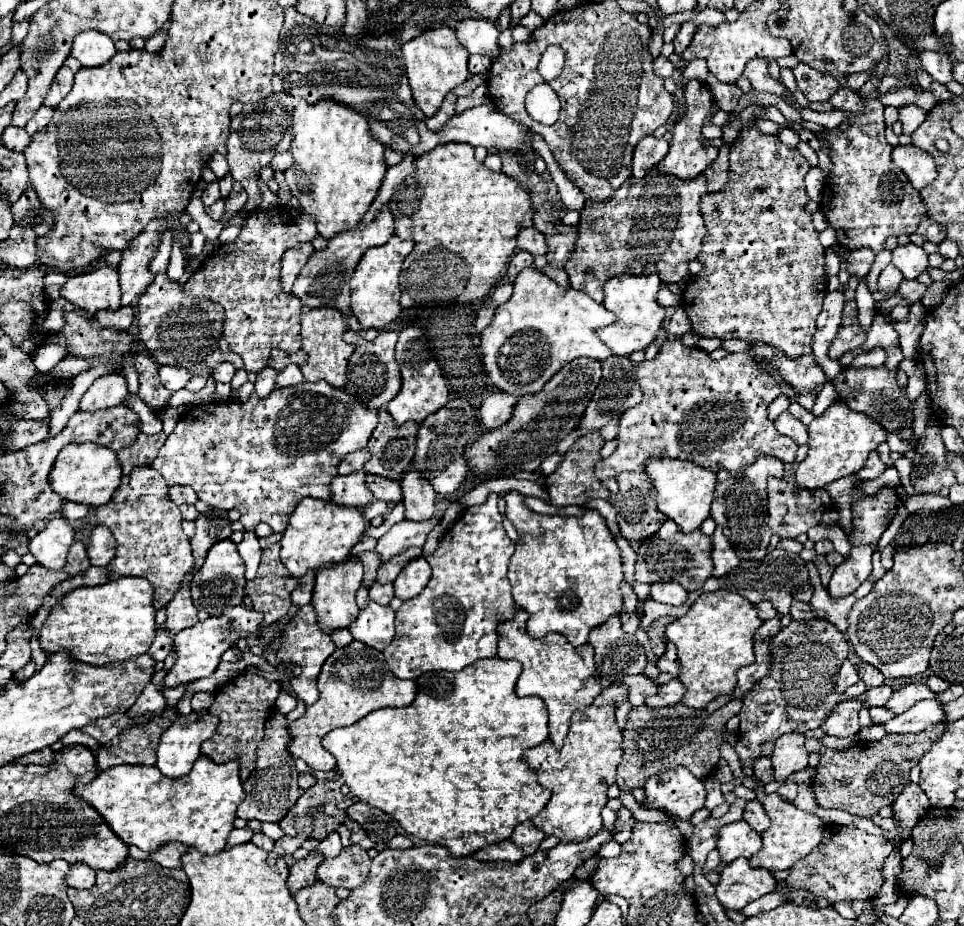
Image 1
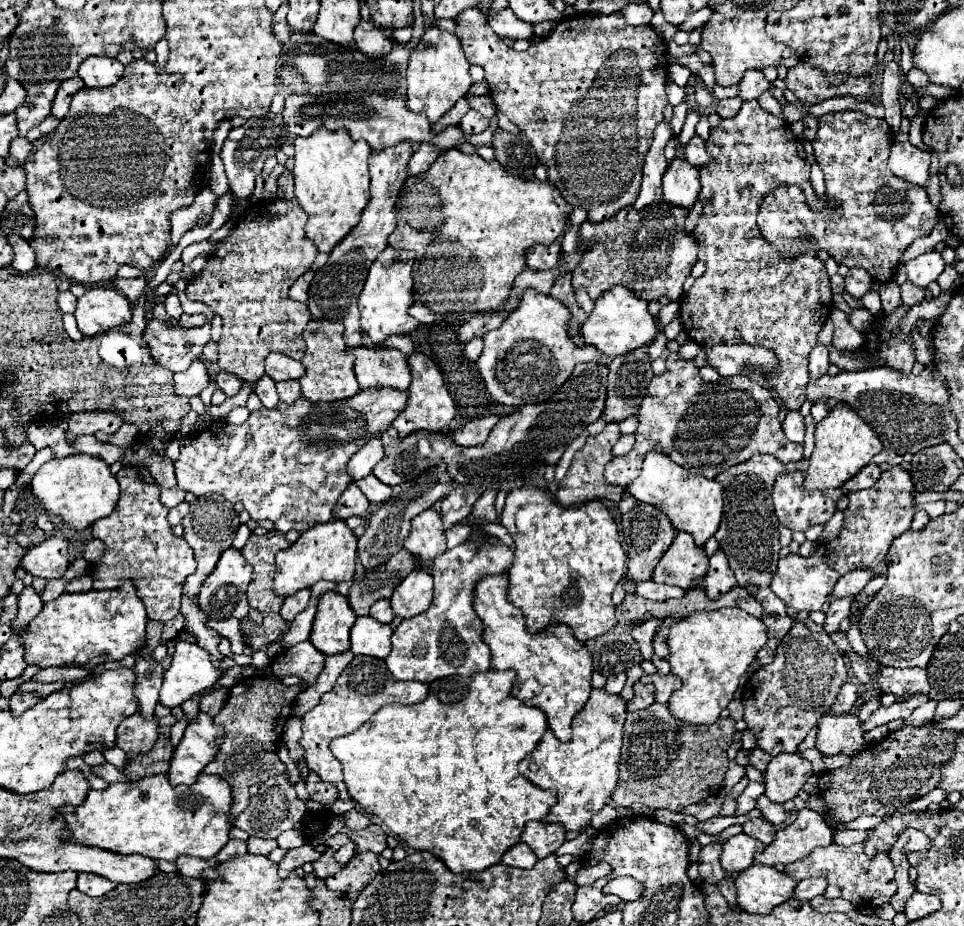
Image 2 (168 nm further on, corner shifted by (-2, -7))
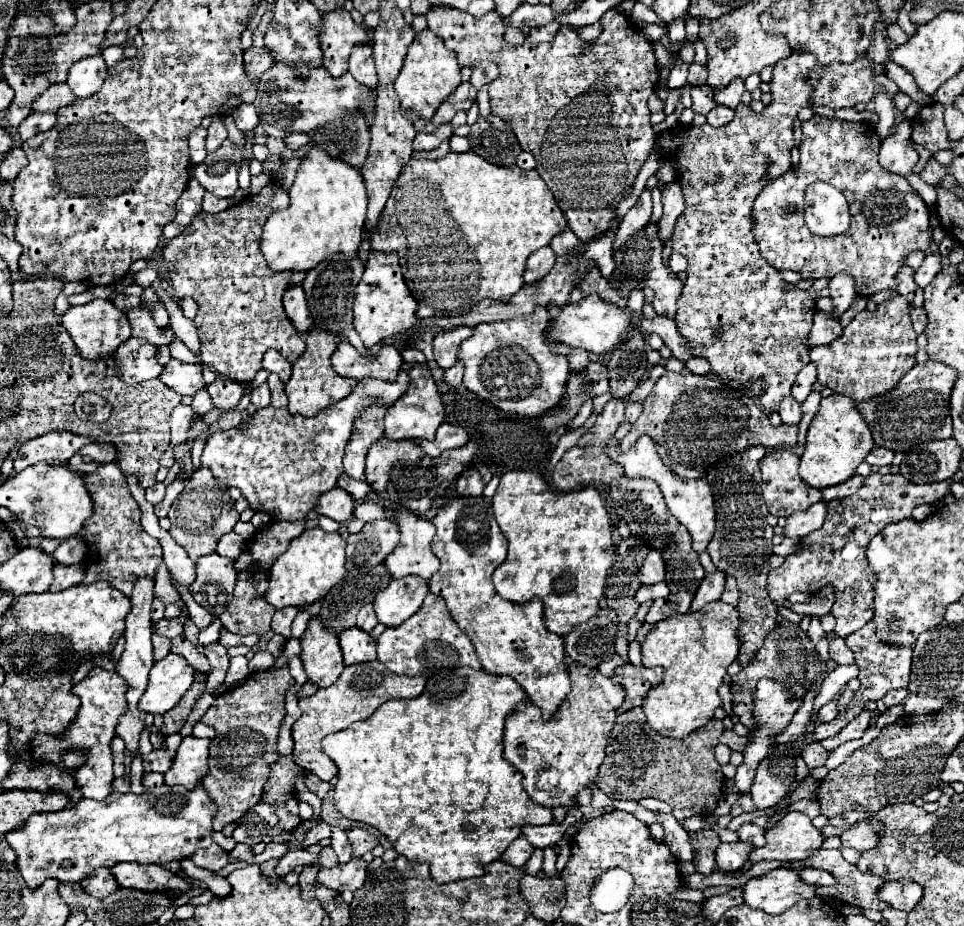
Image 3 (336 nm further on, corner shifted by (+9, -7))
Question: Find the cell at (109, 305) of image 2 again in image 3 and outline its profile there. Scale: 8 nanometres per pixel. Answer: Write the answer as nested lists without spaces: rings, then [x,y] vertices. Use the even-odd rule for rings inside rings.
[[[93,299],[85,305],[71,307],[63,315],[63,327],[73,337],[79,355],[83,355],[85,359],[91,359],[91,361],[109,359],[117,351],[117,347],[121,343],[125,343],[125,339],[131,337],[131,325],[129,325],[127,315],[121,309],[117,309],[109,299]]]

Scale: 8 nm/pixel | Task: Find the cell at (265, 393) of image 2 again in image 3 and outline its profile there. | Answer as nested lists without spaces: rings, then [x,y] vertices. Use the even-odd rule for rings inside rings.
[[[263,383],[259,387],[255,387],[251,391],[251,403],[257,407],[257,409],[263,409],[263,407],[269,407],[269,401],[271,401],[271,395],[269,395],[269,385]]]

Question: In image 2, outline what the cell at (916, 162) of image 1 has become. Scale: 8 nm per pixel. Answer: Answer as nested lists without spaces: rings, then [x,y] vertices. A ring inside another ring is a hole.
[[[894,143],[888,159],[890,171],[918,187],[928,187],[930,181],[930,155],[910,143]]]

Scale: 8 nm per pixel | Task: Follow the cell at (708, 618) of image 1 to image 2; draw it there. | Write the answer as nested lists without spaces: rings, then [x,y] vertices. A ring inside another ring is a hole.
[[[738,607],[696,611],[688,619],[674,623],[668,635],[668,663],[672,673],[682,679],[682,689],[672,693],[668,701],[670,713],[690,725],[714,723],[720,717],[720,711],[732,701],[740,677],[748,671],[756,651],[766,645],[766,639],[768,631],[764,623]]]

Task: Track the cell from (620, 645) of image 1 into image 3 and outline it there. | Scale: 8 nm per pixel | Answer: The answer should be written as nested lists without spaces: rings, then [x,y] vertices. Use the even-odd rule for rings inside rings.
[[[601,609],[597,619],[573,627],[573,631],[563,637],[563,645],[573,661],[597,667],[615,653],[615,637],[617,615],[613,609]]]

